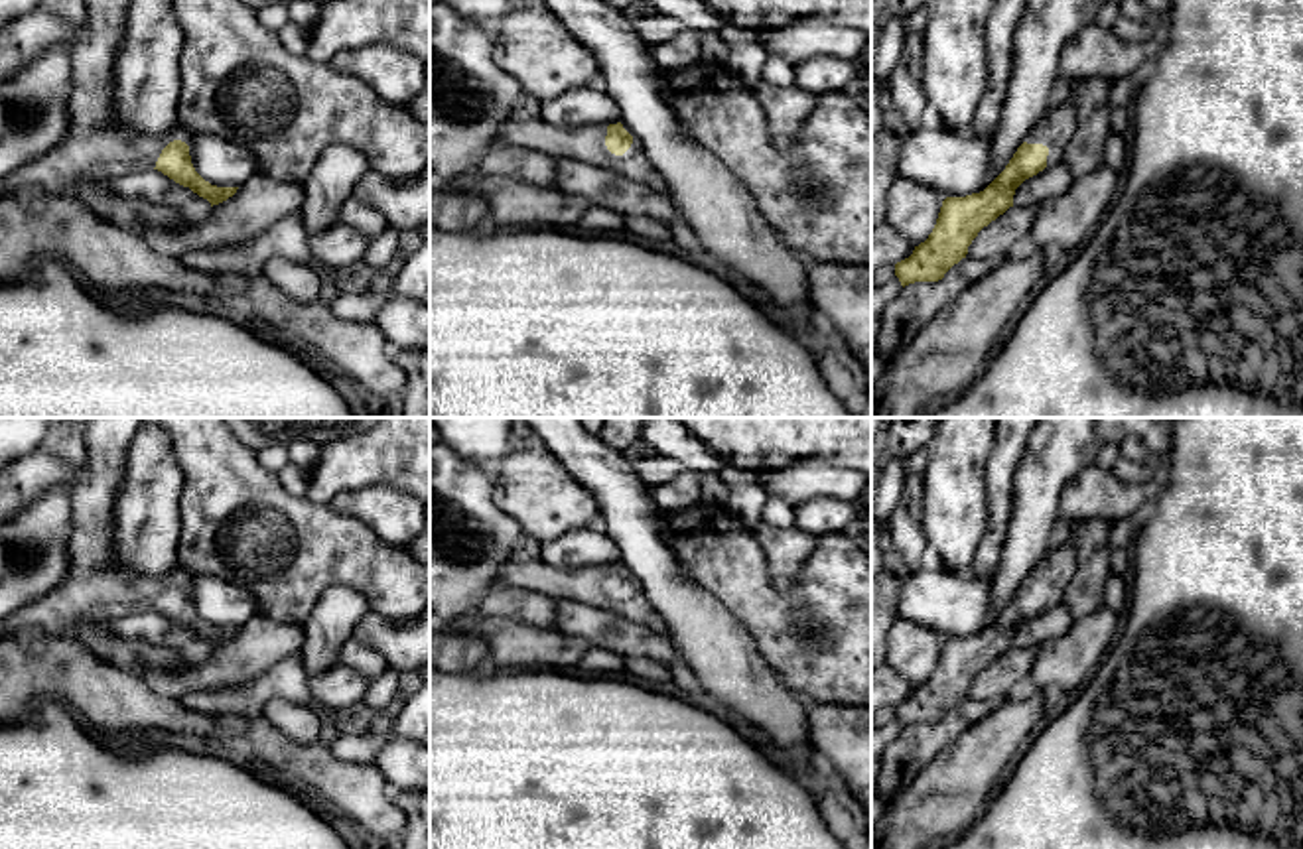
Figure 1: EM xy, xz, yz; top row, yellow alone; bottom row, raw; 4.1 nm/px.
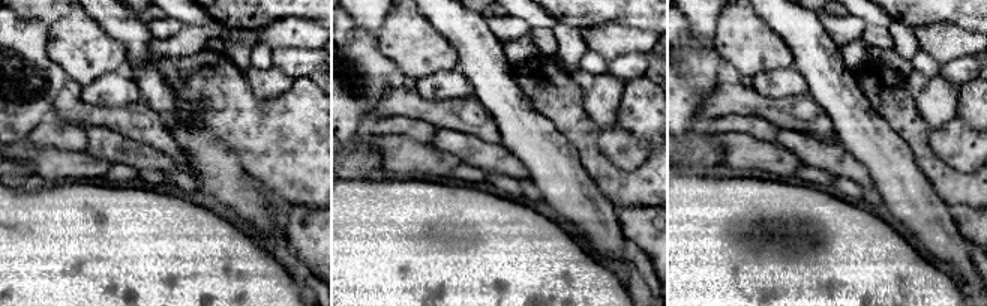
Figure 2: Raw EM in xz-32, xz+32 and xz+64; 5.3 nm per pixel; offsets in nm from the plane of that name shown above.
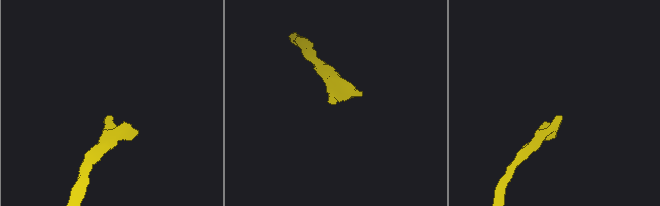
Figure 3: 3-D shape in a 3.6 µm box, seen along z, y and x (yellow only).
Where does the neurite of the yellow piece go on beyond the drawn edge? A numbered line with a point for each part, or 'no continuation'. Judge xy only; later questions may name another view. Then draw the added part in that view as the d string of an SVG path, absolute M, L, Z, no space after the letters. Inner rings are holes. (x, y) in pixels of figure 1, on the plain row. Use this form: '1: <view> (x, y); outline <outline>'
1: xy (97, 595); outline M175 567L164 575L130 573L124 569L71 573L59 587L39 601L22 607L0 620L0 638L20 628L39 628L51 636L73 636L77 620L116 620L154 611L162 591L181 581L187 587L195 575Z

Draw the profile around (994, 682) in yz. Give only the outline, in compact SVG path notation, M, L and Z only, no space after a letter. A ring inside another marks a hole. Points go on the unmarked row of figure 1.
M1009 648L1003 656L984 668L968 687L972 701L1003 701L1011 686L1029 676L1035 662L1035 648Z

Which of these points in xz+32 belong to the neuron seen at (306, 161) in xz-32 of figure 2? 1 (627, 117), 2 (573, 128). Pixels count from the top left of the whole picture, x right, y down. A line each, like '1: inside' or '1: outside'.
1: inside
2: inside

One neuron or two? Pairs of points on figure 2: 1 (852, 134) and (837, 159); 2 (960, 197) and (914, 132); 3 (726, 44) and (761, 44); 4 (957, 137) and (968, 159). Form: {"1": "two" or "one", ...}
{"1": "two", "2": "one", "3": "one", "4": "one"}

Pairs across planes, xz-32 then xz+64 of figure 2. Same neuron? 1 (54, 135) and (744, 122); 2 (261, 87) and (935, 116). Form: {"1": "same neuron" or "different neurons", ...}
{"1": "same neuron", "2": "same neuron"}

